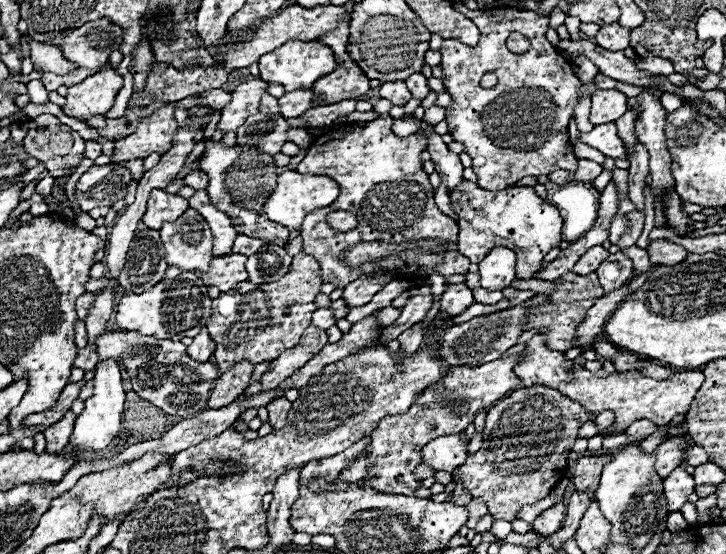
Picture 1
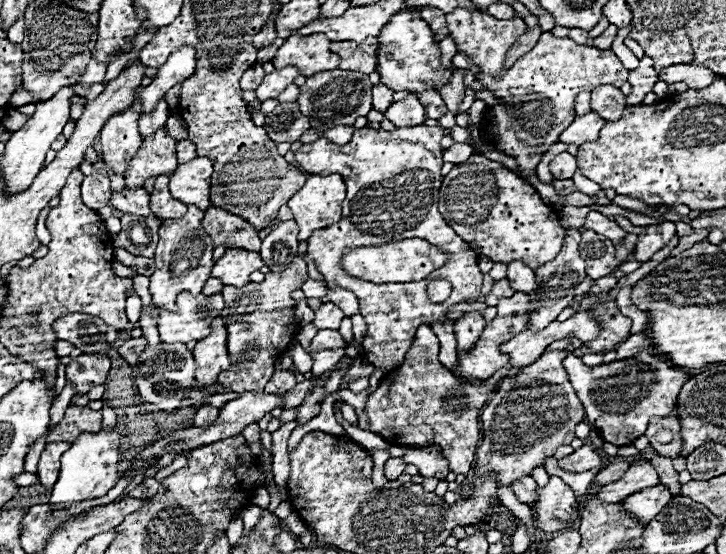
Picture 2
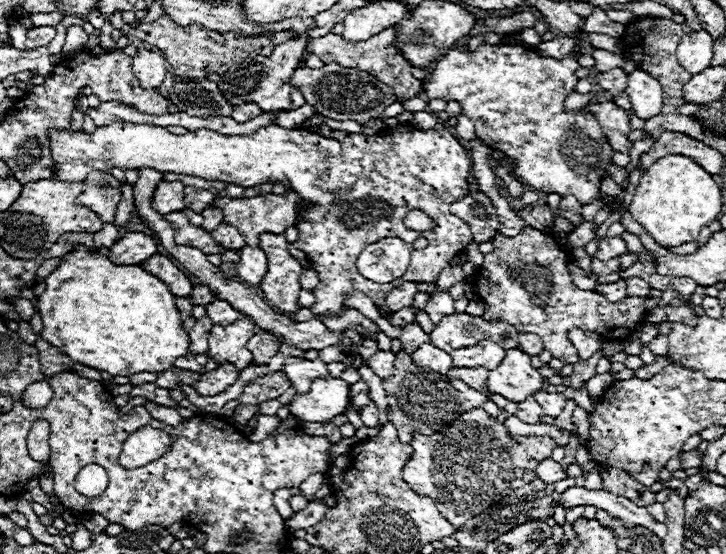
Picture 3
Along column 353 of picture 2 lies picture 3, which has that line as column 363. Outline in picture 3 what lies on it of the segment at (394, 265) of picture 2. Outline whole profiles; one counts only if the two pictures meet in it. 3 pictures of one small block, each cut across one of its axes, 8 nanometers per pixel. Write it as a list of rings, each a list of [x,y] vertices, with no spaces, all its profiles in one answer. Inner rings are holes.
[[[384,238],[364,248],[358,256],[358,270],[372,282],[392,282],[400,278],[410,264],[410,248],[400,238]]]

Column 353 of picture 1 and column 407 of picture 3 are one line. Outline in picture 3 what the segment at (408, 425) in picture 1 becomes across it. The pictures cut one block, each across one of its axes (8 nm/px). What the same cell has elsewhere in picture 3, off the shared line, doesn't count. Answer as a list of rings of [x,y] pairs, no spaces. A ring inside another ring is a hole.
[[[476,408],[458,416],[442,432],[432,436],[416,434],[412,438],[412,460],[404,466],[404,480],[416,494],[430,496],[440,514],[454,528],[460,528],[468,518],[496,504],[514,488],[532,482],[536,478],[536,466],[544,458],[550,458],[554,446],[554,440],[538,436],[526,436],[526,440],[518,444],[508,436],[506,426],[482,408]]]

